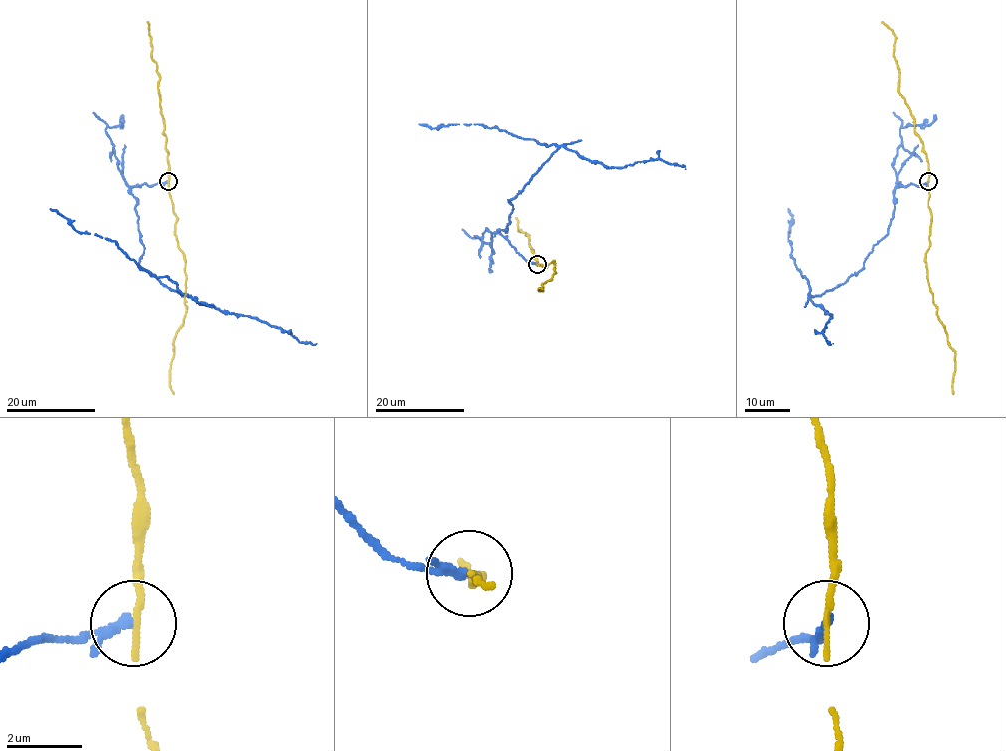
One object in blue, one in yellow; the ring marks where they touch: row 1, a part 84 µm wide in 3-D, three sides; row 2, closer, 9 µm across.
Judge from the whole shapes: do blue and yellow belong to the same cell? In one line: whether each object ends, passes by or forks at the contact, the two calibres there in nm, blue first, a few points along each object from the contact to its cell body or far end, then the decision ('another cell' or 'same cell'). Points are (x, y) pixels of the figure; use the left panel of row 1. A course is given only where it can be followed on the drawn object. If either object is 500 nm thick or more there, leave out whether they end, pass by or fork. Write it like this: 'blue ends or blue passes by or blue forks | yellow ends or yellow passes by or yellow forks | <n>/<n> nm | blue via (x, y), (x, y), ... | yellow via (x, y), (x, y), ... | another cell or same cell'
blue ends | yellow ends | 200/220 nm | blue via (168, 182), (131, 188), (144, 246), (139, 263), (189, 296), (50, 209) | yellow via (168, 182), (186, 280), (186, 316), (175, 335), (170, 372), (173, 393) | another cell

